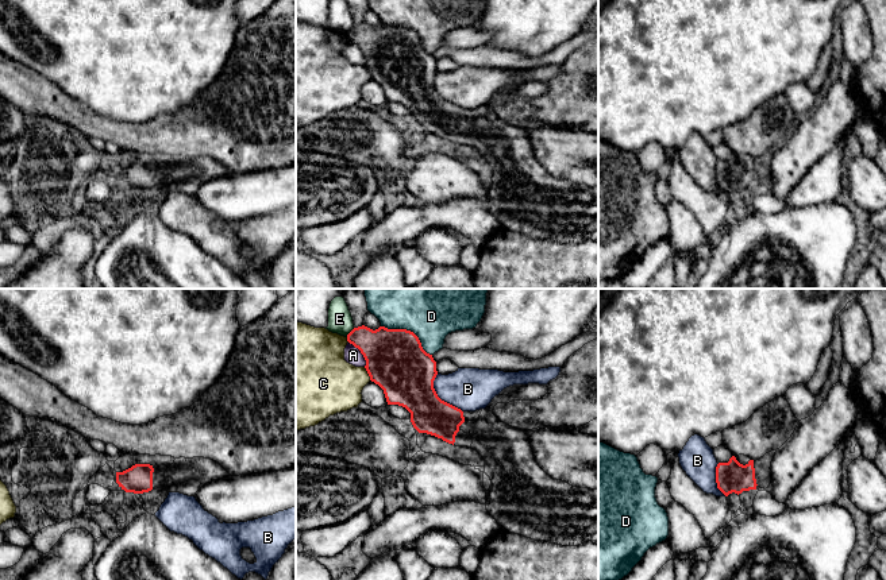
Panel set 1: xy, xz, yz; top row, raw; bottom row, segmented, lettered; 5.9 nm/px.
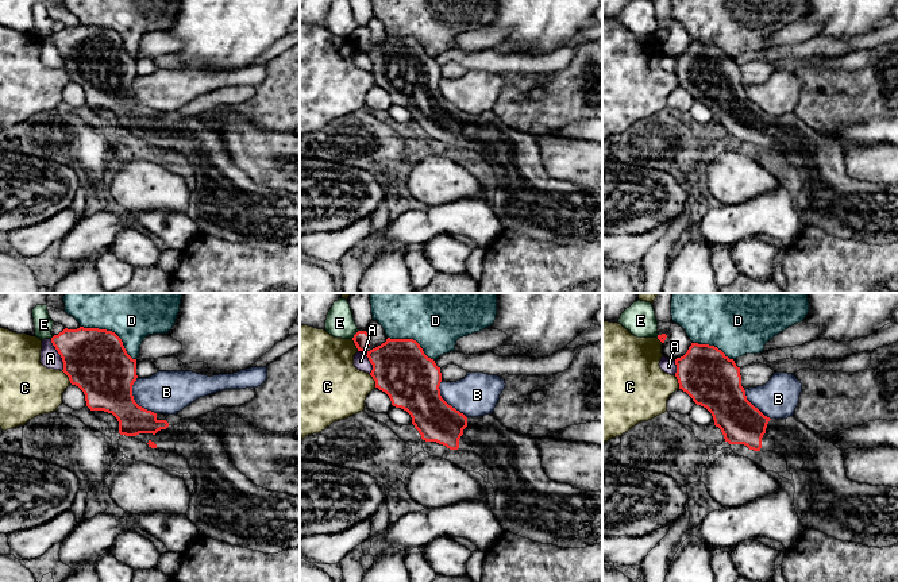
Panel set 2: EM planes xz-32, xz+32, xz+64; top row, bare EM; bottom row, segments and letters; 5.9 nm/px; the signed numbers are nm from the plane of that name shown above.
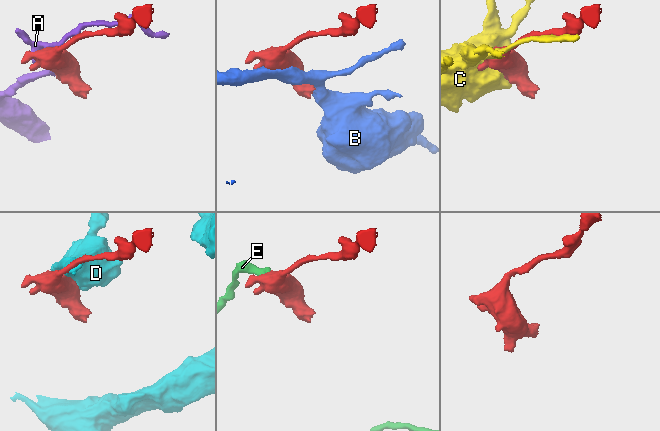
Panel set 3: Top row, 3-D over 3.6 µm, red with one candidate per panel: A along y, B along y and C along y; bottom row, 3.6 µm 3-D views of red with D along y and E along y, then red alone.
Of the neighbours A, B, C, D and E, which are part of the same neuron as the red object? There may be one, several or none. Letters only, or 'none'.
none

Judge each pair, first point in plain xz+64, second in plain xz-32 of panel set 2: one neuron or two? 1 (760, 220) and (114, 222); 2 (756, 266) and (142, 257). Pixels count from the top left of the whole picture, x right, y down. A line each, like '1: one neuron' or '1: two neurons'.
1: one neuron
2: one neuron

